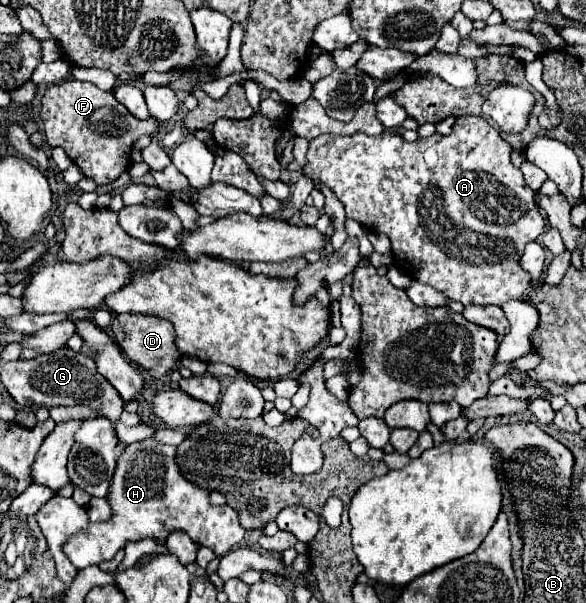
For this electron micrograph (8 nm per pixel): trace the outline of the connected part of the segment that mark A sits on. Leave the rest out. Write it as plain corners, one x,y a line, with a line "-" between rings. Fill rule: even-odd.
462,115
462,117
456,117
456,123
454,123
454,129
450,135
434,133
430,137
416,139
414,143
408,143
398,133
390,133
390,131
384,131
378,137
370,137
364,133
356,133
356,135
330,135
330,133
326,133
326,135
320,135
320,137
310,141
310,147
306,153
306,165
302,167
302,173
326,183
334,191
334,195
340,199
340,203
344,205
344,211
348,217
356,219
368,231
372,229
376,233
384,233
392,243
394,263
398,267
406,269
412,279
434,287
436,291
444,293
448,299
458,301
462,305
466,305
466,303
502,305
510,299
522,299
530,291
532,279
530,279
528,271
522,271
520,257
522,257
526,243
538,239
544,233
544,219
540,215
540,209
534,203
534,191
526,185
522,171
510,163
510,153
512,153
510,143
506,143
500,137
500,131
488,119
474,117
474,115

